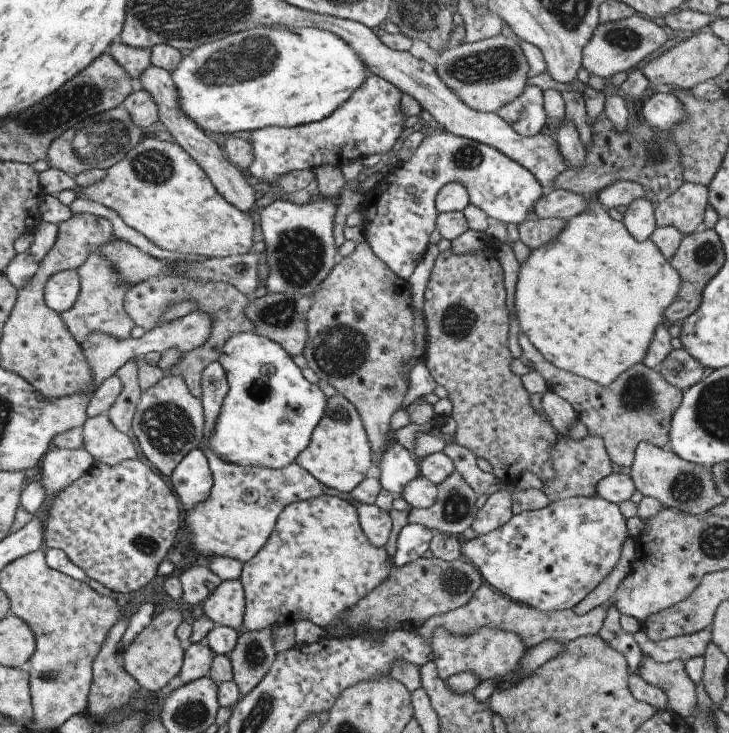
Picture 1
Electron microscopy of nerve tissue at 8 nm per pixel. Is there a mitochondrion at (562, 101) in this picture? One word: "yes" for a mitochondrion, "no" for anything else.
no

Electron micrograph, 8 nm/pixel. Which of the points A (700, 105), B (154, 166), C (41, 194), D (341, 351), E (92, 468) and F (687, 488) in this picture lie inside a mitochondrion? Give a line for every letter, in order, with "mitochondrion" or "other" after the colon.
A: other
B: mitochondrion
C: other
D: mitochondrion
E: other
F: mitochondrion

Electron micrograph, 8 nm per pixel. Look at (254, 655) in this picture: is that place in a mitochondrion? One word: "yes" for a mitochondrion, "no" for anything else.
yes

